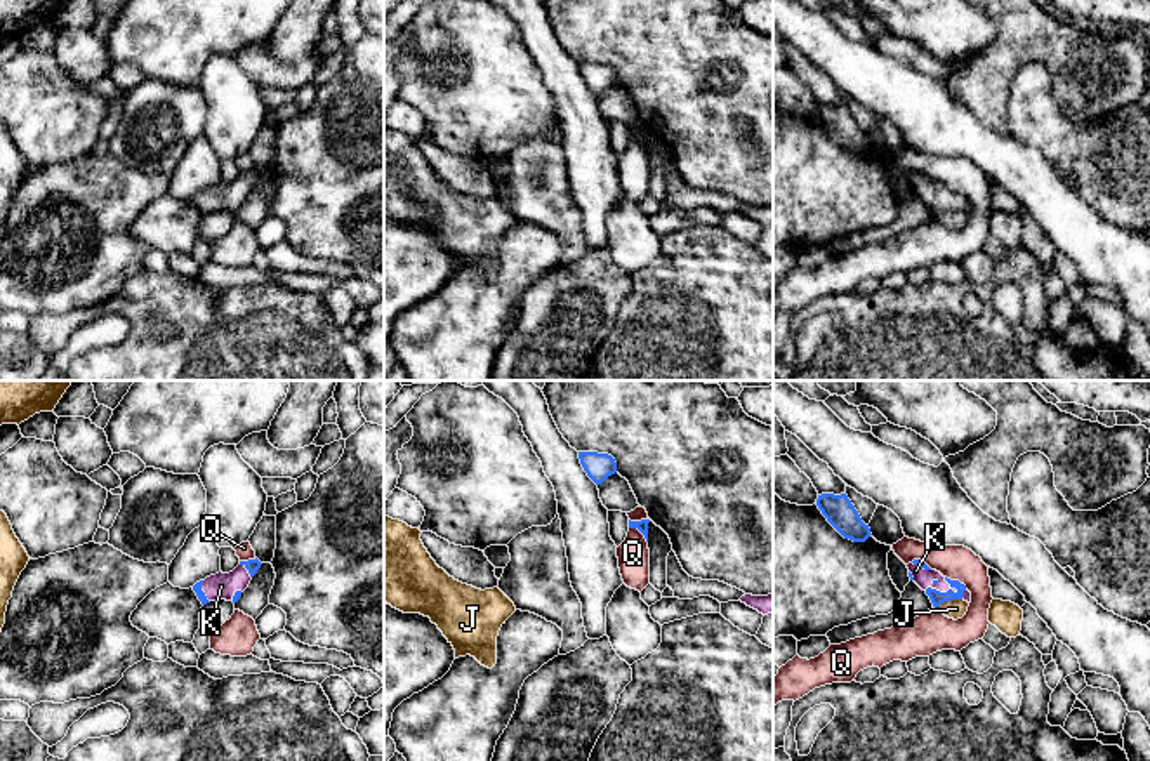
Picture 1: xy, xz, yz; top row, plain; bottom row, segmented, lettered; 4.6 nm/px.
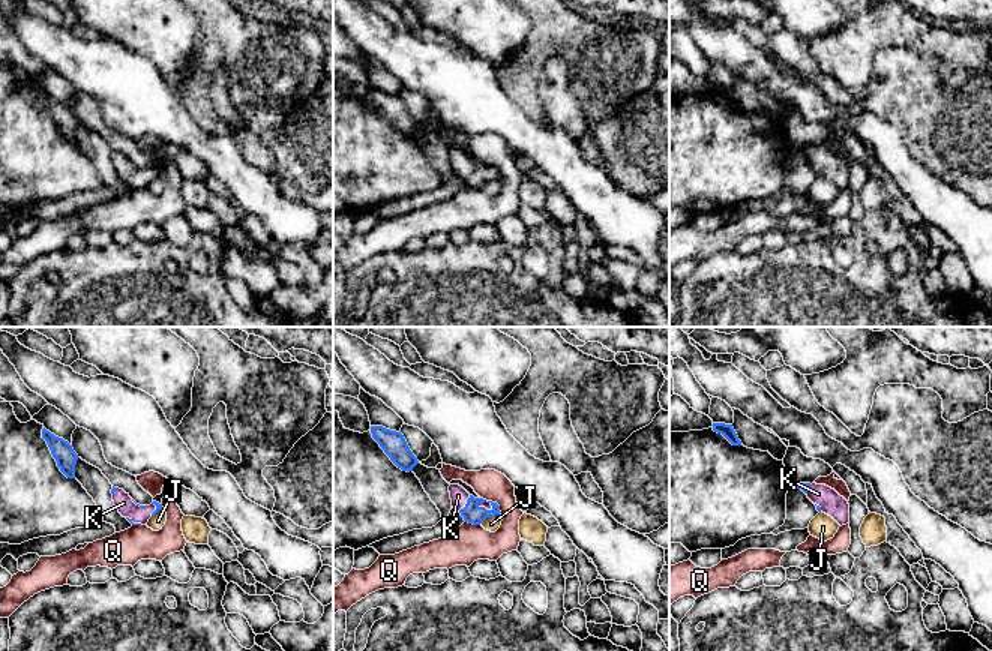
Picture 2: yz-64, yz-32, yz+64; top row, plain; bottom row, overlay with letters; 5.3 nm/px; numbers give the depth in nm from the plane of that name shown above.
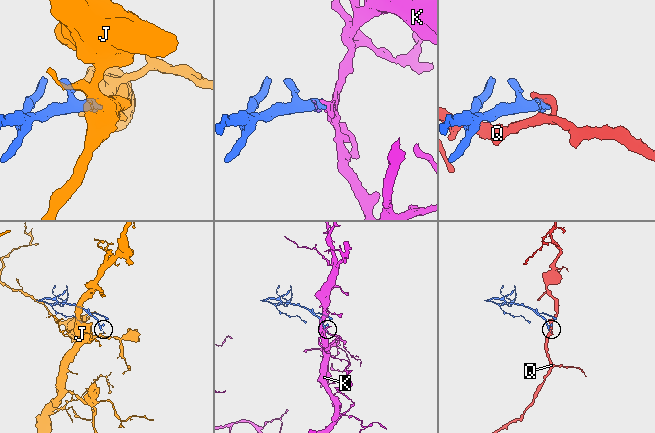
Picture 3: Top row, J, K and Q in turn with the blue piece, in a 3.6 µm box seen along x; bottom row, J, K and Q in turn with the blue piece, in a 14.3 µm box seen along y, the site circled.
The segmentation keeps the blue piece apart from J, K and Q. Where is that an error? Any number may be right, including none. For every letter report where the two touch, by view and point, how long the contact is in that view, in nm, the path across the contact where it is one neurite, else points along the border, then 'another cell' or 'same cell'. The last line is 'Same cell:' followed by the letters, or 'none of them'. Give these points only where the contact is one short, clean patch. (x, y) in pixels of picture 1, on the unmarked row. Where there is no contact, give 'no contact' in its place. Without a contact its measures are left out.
J: meets blue in yz at (947, 211); contact 130 nm long; border along yz (961, 209), (952, 209), (935, 218); another cell
K: meets blue in yz at (942, 204); contact 160 nm long; runs through yz (937, 209), (942, 204), (923, 188); same cell
Q: meets blue in yz at (956, 191); contact 120 nm long; border along yz (945, 186), (966, 198); another cell
Same cell: K

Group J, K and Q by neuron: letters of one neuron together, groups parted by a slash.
J / K / Q

